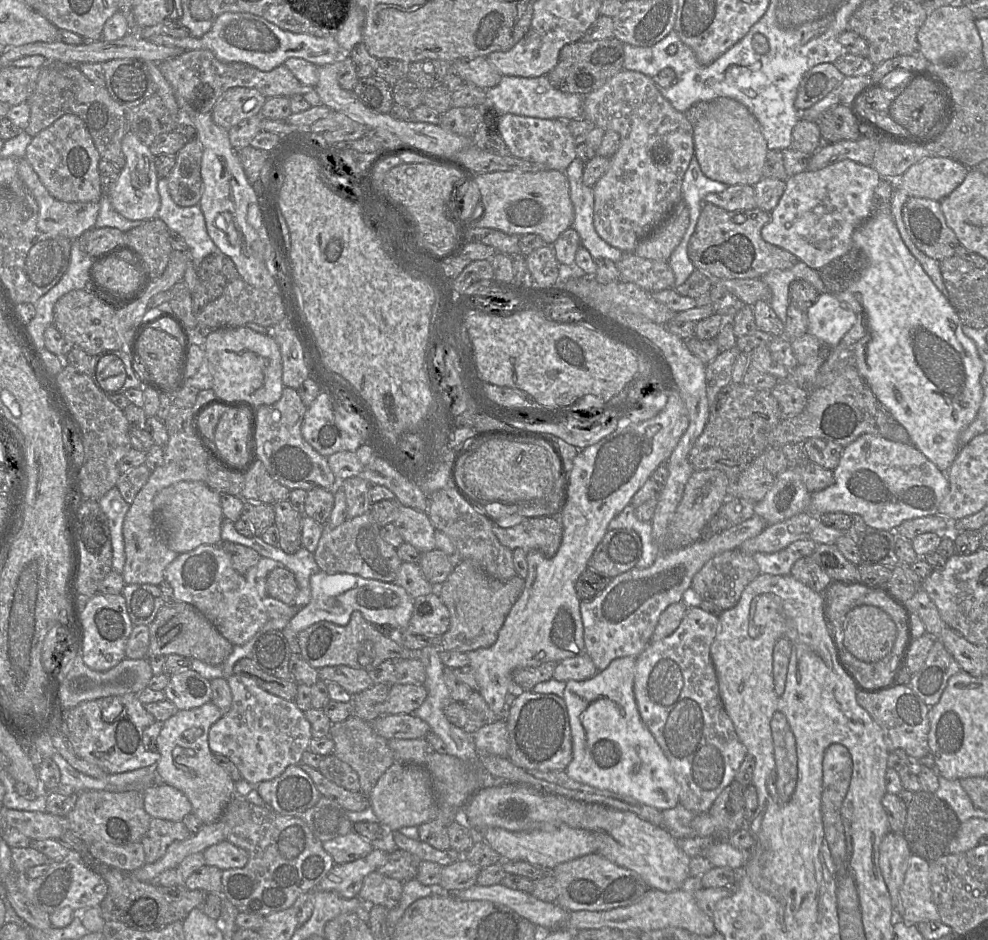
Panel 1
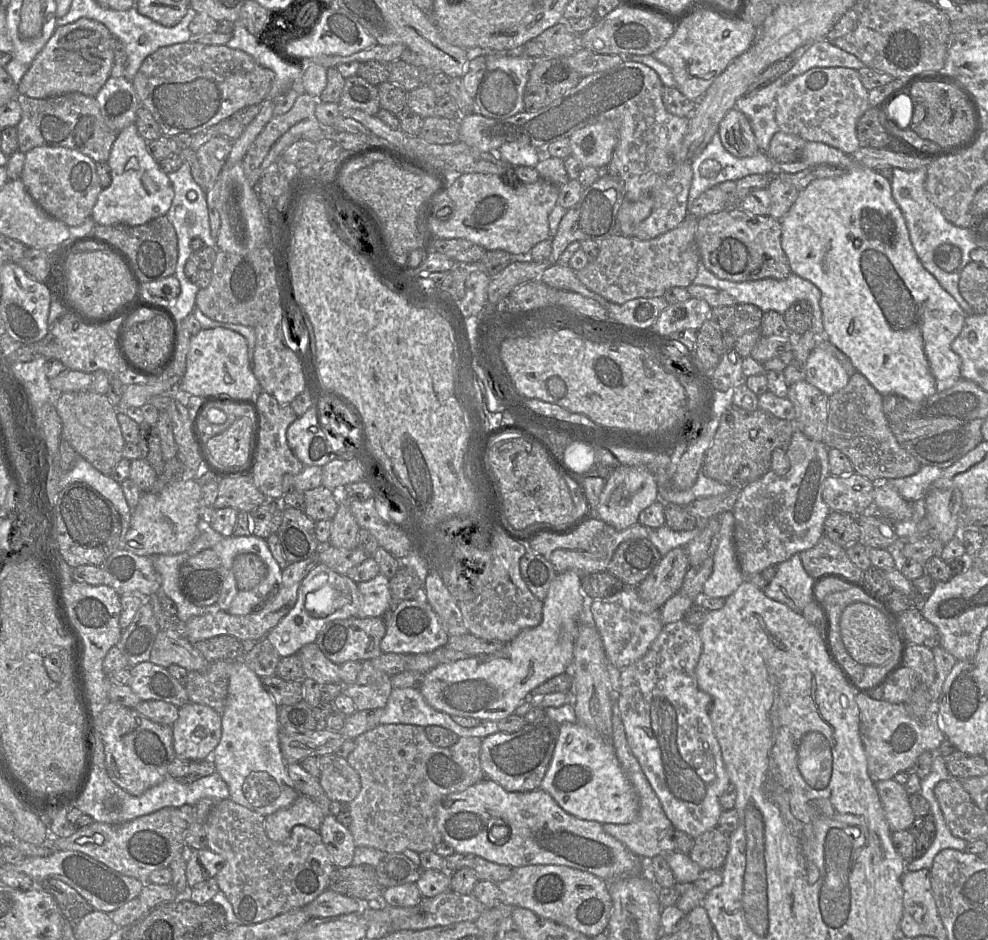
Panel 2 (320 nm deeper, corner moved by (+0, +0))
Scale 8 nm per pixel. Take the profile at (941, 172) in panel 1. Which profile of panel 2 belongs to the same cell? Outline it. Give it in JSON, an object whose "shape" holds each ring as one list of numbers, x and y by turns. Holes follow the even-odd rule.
{"shape":[[807,141,799,152,799,160,804,161,809,167,827,164,843,170,843,174,838,177,812,181,800,191,792,207,780,220,782,229,781,246,788,259,791,273,808,280,821,292,820,307,824,336,850,359,856,371,861,373,882,396,895,394,912,402,920,402,951,388,961,378,961,359,951,349,951,344,960,334,966,314,959,303,944,290,937,279,921,264,912,246,902,211,893,199,890,181,879,175,875,170,856,162,851,155,822,142]]}

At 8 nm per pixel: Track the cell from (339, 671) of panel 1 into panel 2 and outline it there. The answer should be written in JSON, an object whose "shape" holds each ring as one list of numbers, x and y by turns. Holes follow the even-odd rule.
{"shape":[[316,642,303,646,296,655,302,663,305,678,311,678,320,685,341,683,341,665,330,661]]}

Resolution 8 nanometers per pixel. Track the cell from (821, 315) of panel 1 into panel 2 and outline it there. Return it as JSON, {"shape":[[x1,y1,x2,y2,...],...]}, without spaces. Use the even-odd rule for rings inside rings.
{"shape":[[815,346,806,362,806,381,831,396,844,388,849,375,840,362,827,350]]}

